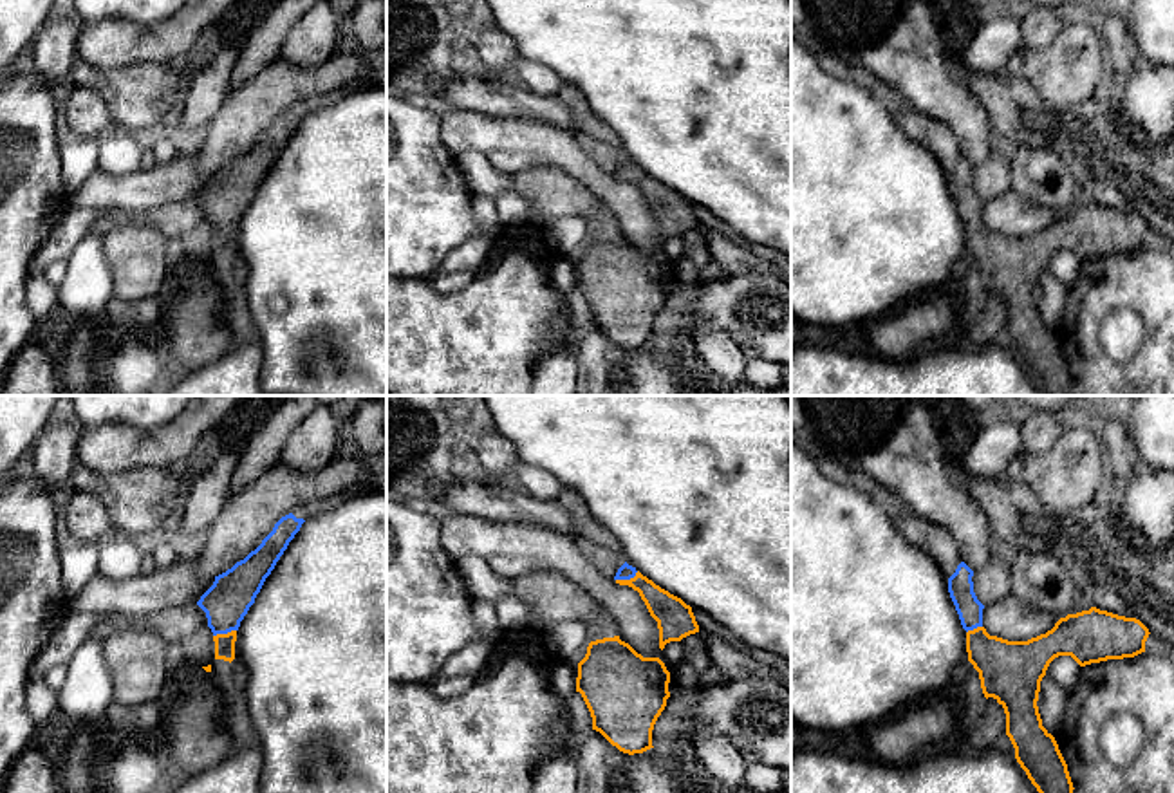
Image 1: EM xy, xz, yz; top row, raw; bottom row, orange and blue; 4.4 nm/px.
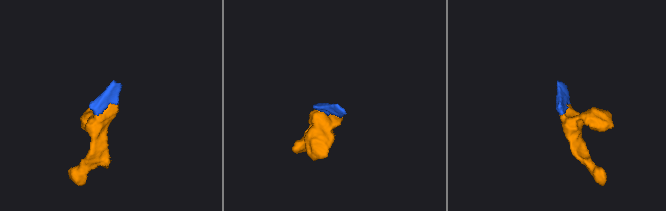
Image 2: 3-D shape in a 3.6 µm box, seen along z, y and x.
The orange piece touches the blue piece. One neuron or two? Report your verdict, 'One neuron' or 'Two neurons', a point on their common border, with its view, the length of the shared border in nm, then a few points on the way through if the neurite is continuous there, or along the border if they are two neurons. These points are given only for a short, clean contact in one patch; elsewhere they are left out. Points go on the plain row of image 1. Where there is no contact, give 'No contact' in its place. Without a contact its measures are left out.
One neuron. Touches orange at xz (627, 176). Shared border 110 nm. Path across: xz (670, 208), (642, 179), (627, 176), (625, 167)

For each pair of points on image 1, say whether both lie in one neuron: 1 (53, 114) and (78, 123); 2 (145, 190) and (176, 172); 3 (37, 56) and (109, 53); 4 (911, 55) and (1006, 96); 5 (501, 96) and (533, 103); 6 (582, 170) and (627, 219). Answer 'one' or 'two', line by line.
1: two
2: one
3: two
4: two
5: one
6: one

